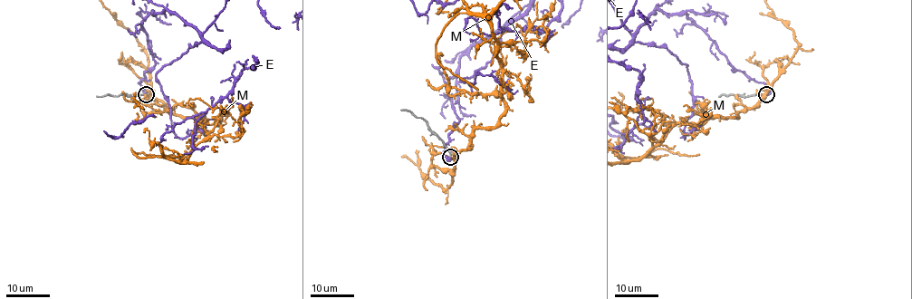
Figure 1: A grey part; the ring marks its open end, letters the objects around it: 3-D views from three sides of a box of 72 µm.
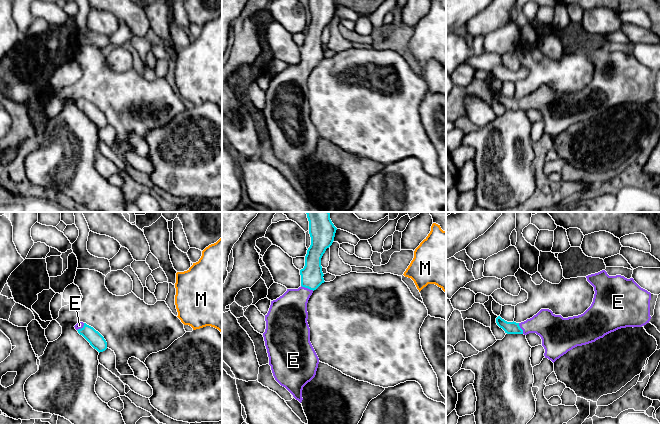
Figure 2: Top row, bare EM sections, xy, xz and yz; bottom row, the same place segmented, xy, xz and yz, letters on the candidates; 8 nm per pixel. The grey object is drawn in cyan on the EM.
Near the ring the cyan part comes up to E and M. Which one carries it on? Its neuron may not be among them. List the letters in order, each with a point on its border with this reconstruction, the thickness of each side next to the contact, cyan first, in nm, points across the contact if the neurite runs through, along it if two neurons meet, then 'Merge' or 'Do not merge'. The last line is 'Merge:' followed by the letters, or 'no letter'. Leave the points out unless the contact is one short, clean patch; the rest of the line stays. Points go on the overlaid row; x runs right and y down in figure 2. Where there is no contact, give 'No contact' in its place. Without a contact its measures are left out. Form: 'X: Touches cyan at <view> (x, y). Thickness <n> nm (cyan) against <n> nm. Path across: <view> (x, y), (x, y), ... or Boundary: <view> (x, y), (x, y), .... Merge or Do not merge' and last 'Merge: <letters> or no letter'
E: Touches cyan at xz (307, 287). Thickness 180 nm (cyan) against 280 nm. Path across: xz (311, 275), (307, 287), (293, 303), (289, 312). Merge
M: No contact. Do not merge
Merge: E

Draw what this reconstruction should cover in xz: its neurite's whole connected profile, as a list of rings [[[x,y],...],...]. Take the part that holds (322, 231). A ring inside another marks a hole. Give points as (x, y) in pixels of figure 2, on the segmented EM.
[[[306,212],[306,214],[311,245],[305,256],[305,266],[300,270],[301,286],[298,289],[287,289],[282,296],[271,301],[269,311],[265,315],[266,329],[263,333],[269,365],[275,380],[300,403],[303,400],[303,387],[315,377],[319,364],[319,358],[310,342],[307,303],[313,291],[325,282],[321,258],[326,249],[332,245],[337,230],[329,212]]]

